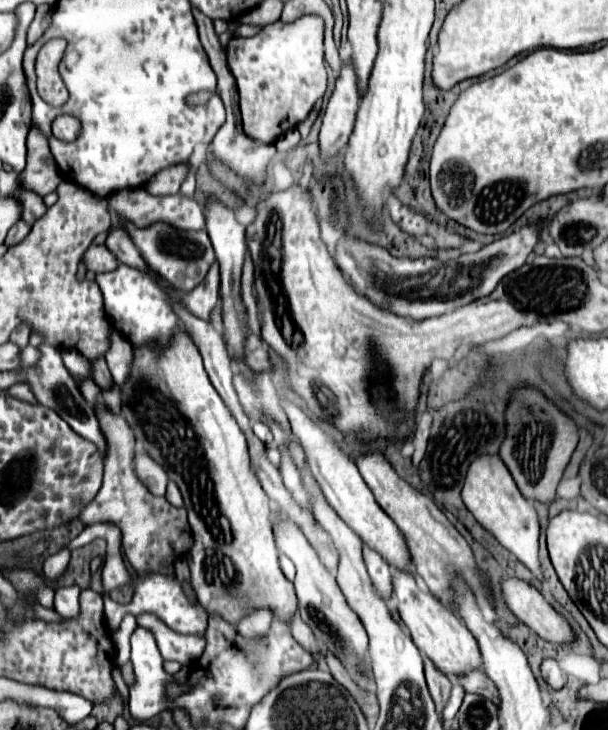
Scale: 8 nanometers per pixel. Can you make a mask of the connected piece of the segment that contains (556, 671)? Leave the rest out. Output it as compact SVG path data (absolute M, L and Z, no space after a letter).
M543 660L541 664L541 676L543 680L553 688L553 690L559 690L565 686L565 680L563 680L563 672L559 668L559 664L555 660Z

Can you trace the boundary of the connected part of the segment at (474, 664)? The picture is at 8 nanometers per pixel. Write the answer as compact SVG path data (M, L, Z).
M395 572L393 580L397 580L395 600L401 620L407 624L415 646L433 662L433 666L449 678L463 676L469 670L479 670L481 668L479 646L469 628L465 626L465 622L447 606L443 606L433 594L429 594L429 590L421 586L413 576Z

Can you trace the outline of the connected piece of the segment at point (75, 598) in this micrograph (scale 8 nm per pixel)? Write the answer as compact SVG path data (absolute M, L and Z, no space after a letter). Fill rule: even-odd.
M63 586L55 590L55 610L63 618L73 618L79 614L79 586Z

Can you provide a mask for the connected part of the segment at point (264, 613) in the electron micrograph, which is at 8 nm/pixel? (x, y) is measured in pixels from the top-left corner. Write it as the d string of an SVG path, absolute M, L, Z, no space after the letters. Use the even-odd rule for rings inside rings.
M253 610L249 612L237 626L239 634L247 636L247 638L255 638L255 636L265 636L269 626L271 626L271 610Z

